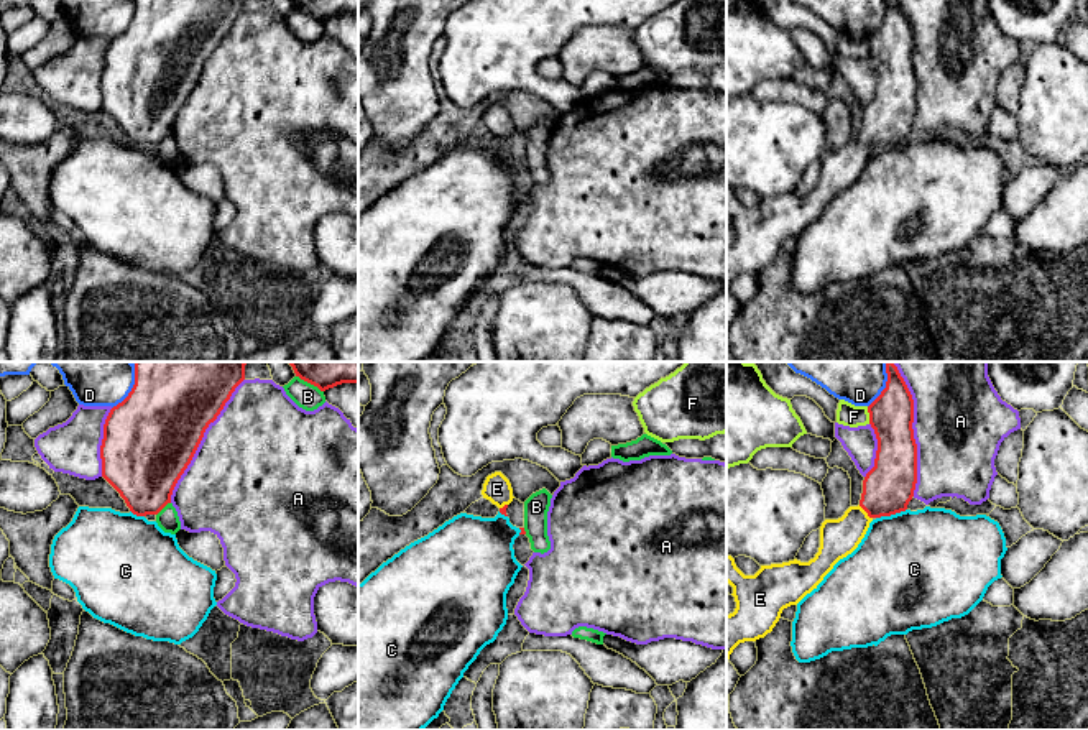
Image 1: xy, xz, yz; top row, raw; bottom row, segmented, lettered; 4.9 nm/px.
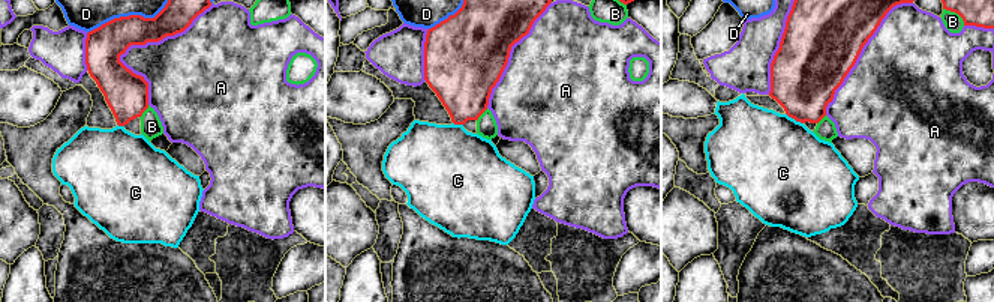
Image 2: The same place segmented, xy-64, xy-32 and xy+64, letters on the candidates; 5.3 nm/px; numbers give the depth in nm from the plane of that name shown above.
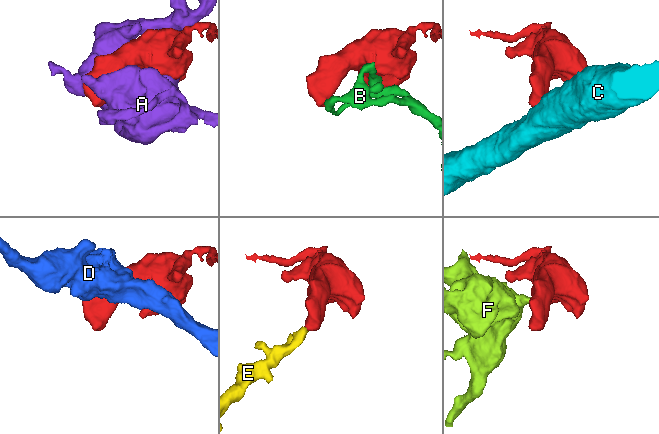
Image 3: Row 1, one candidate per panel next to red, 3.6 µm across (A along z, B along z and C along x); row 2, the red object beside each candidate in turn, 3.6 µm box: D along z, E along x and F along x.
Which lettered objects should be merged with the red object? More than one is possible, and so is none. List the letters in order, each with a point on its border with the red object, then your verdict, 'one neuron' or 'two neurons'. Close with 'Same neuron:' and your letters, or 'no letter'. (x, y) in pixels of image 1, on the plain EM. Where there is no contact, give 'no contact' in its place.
A: yz (912, 64) | two neurons
B: xy (163, 138) | two neurons
C: yz (891, 145) | two neurons
D: xy (132, 22) | two neurons
E: yz (865, 142) | one neuron
F: yz (870, 46) | two neurons
Same neuron: E

